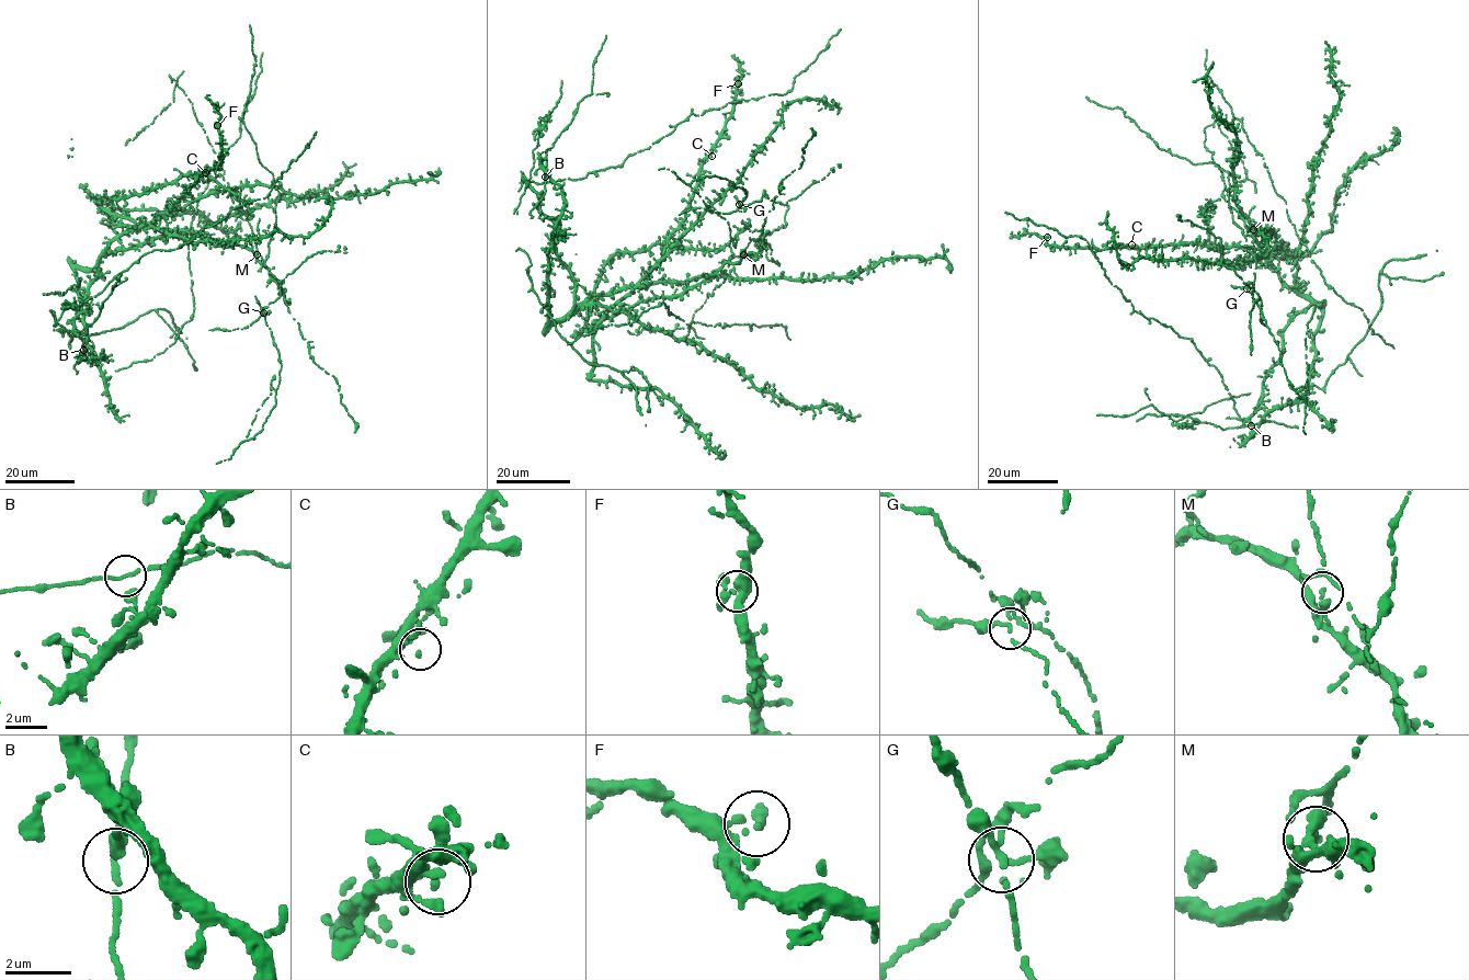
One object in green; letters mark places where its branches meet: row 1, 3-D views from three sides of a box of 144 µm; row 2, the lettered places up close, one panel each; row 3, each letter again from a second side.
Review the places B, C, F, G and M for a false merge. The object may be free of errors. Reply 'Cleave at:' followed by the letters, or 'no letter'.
Cleave at: G

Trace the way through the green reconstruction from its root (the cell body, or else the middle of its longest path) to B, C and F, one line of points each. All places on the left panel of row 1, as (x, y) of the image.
B: (147, 224), (115, 236), (92, 268), (75, 269), (87, 343), (93, 359), (105, 359), (87, 360), (83, 350)
C: (147, 224), (160, 213), (170, 211), (173, 203), (194, 184), (195, 174), (205, 172)
F: (147, 224), (160, 213), (170, 211), (173, 203), (194, 184), (196, 173), (218, 163), (221, 148), (217, 125)

